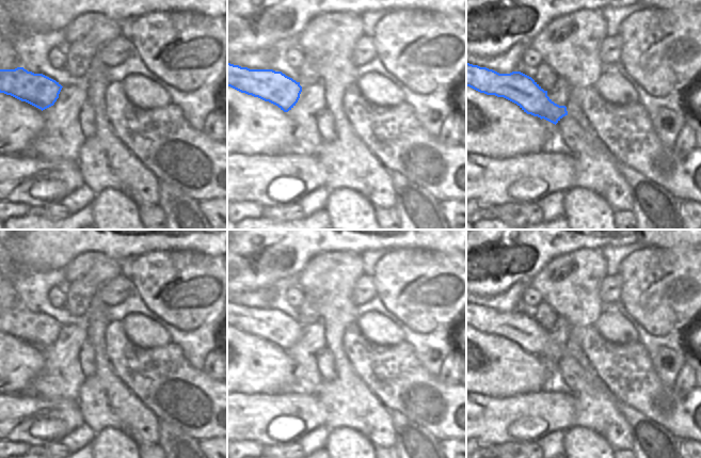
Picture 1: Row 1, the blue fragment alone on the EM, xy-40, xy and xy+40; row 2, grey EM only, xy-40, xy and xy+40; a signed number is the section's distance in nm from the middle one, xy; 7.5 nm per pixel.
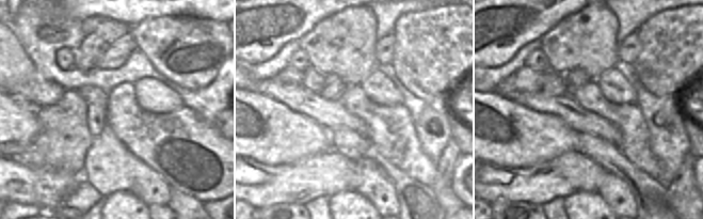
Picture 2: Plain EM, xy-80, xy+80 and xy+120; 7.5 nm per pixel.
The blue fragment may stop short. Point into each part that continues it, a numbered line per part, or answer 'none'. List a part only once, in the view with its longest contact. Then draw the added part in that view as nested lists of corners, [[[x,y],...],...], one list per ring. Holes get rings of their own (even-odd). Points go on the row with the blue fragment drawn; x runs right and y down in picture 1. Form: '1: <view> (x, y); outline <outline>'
none

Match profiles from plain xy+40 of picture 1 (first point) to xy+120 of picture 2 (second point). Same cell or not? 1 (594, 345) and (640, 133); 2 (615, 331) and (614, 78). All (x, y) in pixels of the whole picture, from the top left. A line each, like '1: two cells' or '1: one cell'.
1: one cell
2: one cell

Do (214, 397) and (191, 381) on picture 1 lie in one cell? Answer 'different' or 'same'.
same

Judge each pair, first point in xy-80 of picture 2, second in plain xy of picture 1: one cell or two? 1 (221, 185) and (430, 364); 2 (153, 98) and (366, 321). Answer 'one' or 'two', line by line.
1: two
2: one

